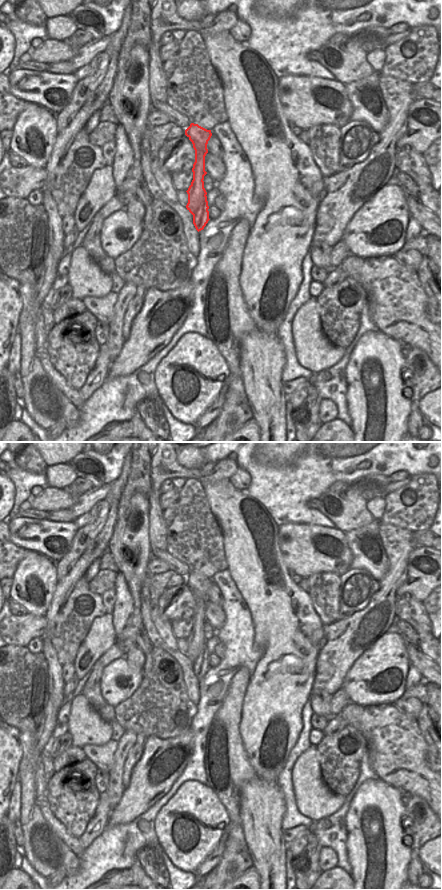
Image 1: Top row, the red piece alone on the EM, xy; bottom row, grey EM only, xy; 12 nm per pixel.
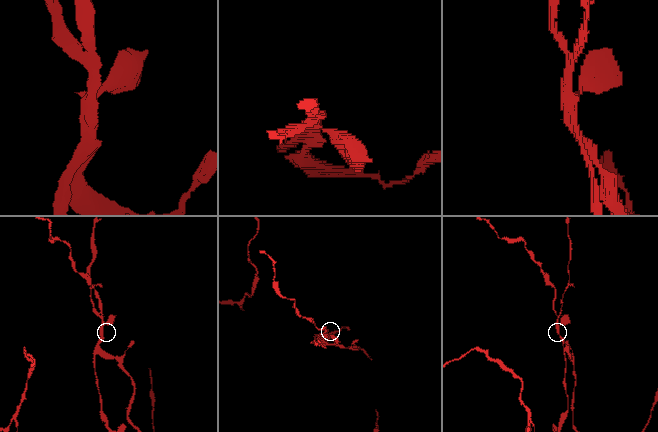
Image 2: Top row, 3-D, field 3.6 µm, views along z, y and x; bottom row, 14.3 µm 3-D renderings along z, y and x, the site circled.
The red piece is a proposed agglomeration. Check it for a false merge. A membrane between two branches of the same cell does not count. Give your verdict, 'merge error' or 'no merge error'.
merge error

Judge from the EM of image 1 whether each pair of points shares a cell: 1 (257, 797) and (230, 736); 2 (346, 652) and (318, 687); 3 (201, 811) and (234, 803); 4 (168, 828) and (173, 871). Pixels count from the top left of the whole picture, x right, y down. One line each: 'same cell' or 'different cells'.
1: different cells
2: same cell
3: different cells
4: different cells

